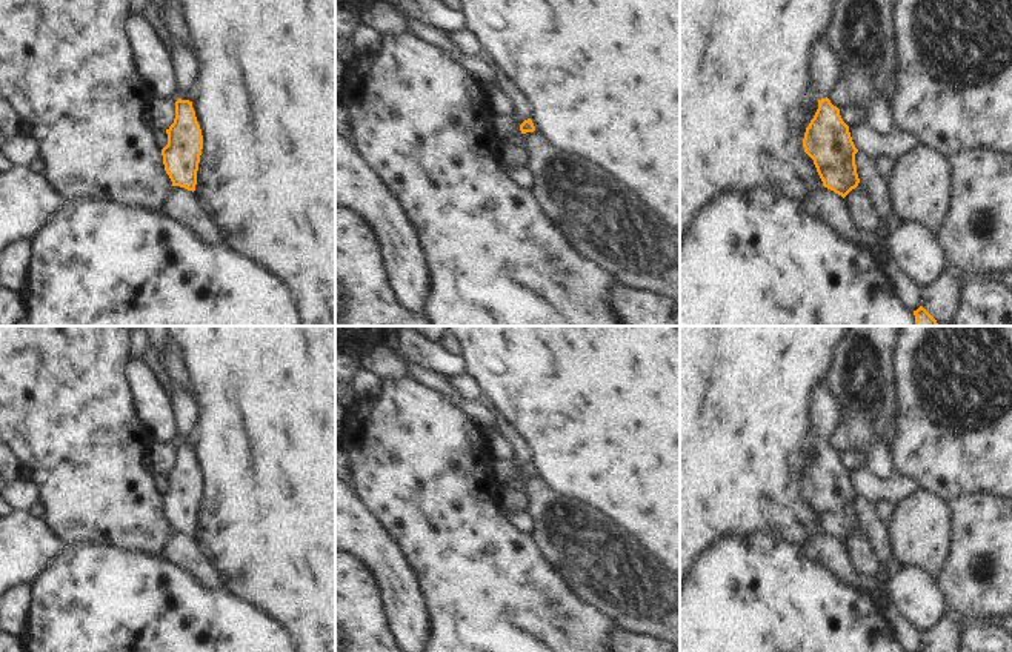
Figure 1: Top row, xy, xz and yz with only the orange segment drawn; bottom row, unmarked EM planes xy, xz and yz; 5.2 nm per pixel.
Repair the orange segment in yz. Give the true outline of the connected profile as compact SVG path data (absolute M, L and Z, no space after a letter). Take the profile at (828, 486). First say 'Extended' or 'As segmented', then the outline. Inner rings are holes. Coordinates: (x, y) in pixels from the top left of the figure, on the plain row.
Extended. M827 388L814 394L812 421L818 454L806 472L803 492L814 504L823 531L844 543L860 527L855 509L858 494L840 454L827 443L840 424L840 409Z

